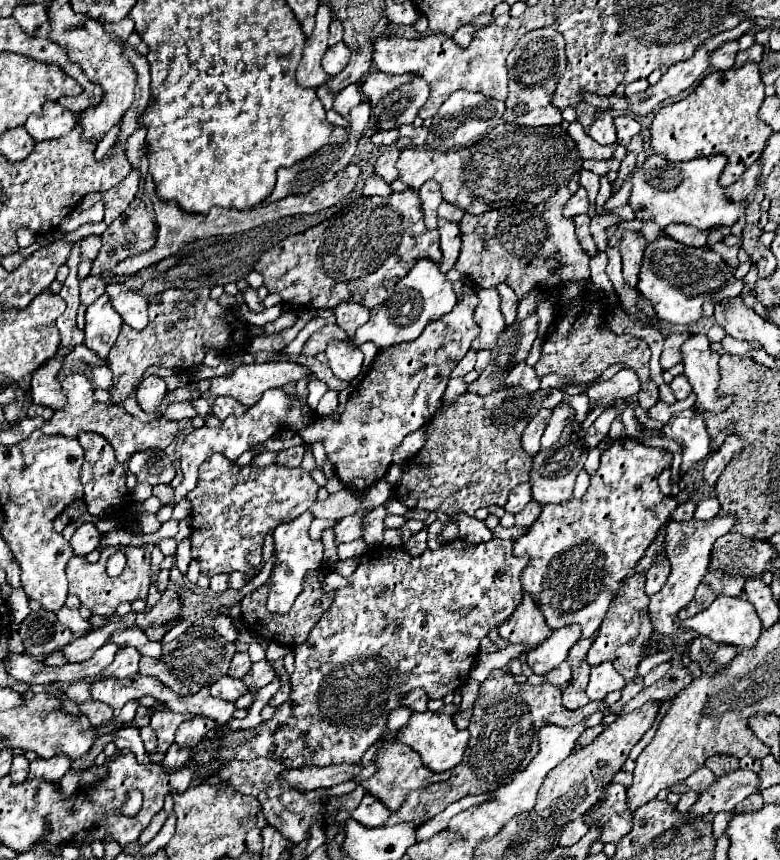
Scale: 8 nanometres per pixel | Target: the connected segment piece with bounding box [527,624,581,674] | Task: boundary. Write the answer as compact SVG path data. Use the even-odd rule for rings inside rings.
M571 624L561 630L555 630L543 644L539 644L527 654L527 664L533 668L535 674L545 674L557 668L567 658L571 646L579 638L581 638L579 624Z

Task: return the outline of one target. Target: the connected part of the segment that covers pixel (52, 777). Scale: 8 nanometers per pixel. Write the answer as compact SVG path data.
M57 756L57 758L51 758L51 760L39 760L37 758L37 760L31 762L27 782L35 780L35 778L41 778L41 780L47 780L47 782L57 782L65 776L69 766L71 766L71 760L63 760L63 756Z

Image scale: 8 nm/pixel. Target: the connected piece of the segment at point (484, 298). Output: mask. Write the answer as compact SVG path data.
M479 290L479 306L475 308L475 322L481 332L473 340L473 350L491 350L497 346L497 336L505 330L505 322L499 310L499 294L497 290Z

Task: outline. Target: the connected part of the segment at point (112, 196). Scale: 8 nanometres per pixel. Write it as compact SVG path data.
M133 166L133 170L125 176L125 180L121 180L115 188L111 188L109 192L103 192L103 204L105 204L105 224L111 224L115 218L119 218L127 204L135 198L137 194L137 186L139 186L139 168Z

